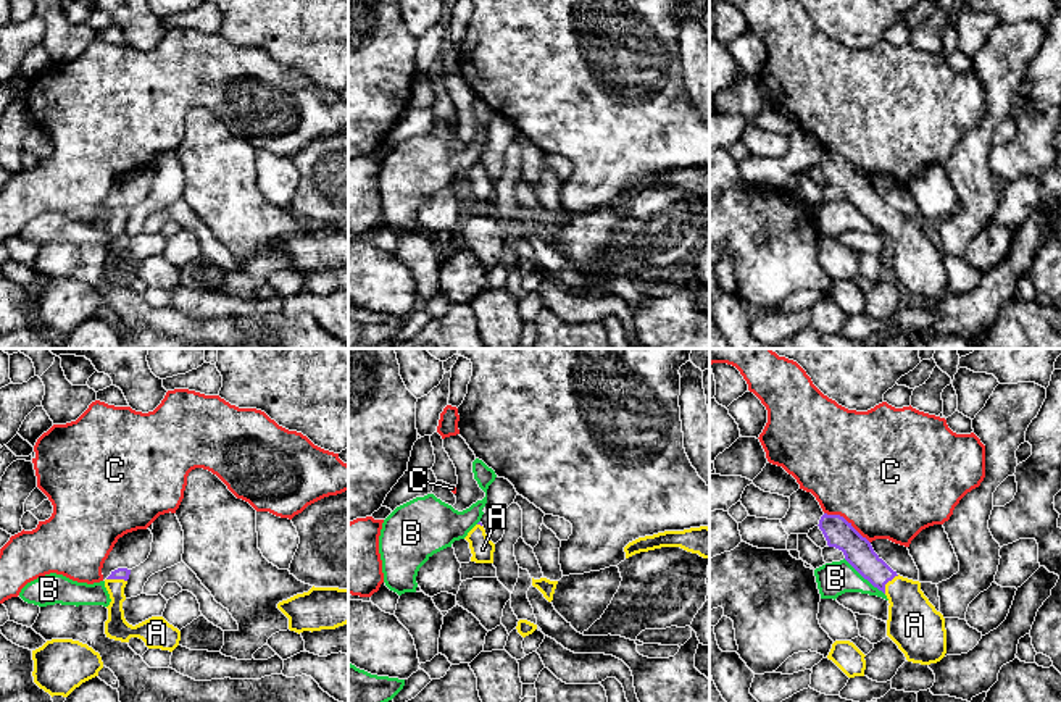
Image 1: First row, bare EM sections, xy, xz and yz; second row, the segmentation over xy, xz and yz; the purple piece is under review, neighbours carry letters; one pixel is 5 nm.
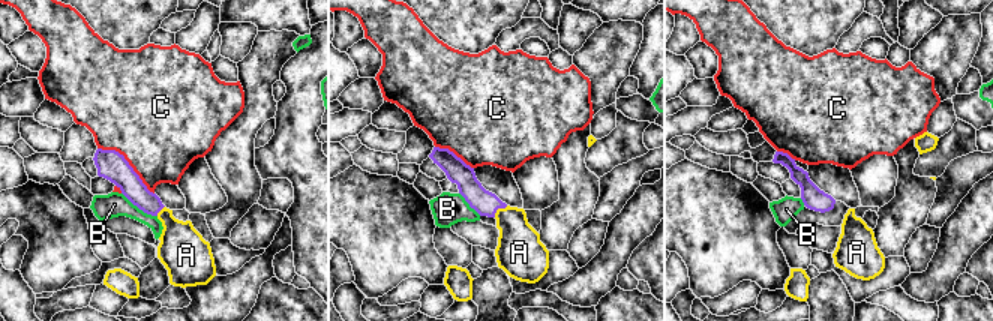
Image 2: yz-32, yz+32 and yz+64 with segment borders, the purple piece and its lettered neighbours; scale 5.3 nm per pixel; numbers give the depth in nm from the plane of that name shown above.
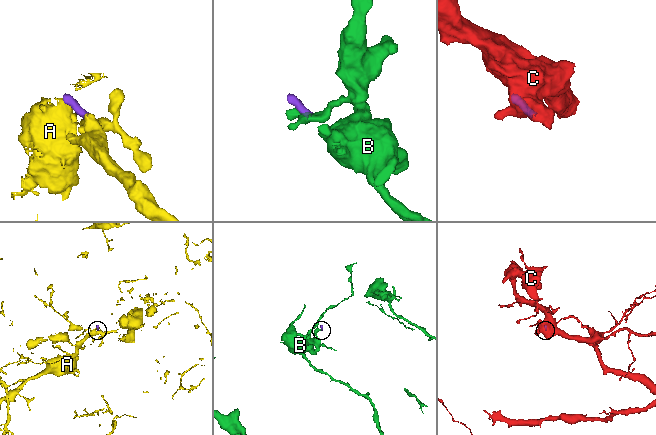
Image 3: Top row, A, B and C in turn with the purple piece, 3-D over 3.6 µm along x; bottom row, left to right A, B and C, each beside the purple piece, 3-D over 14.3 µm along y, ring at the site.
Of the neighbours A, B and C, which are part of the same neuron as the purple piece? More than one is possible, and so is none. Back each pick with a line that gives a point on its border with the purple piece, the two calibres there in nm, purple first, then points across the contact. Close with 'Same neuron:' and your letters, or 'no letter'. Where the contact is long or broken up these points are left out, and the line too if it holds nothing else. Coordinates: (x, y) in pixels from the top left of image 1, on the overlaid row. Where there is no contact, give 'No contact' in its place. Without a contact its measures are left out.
A: Touches purple at yz (887, 581). Thickness 150 nm (purple) against 260 nm. Path across: yz (858, 552), (887, 581), (907, 601), (913, 623)
Same neuron: A

